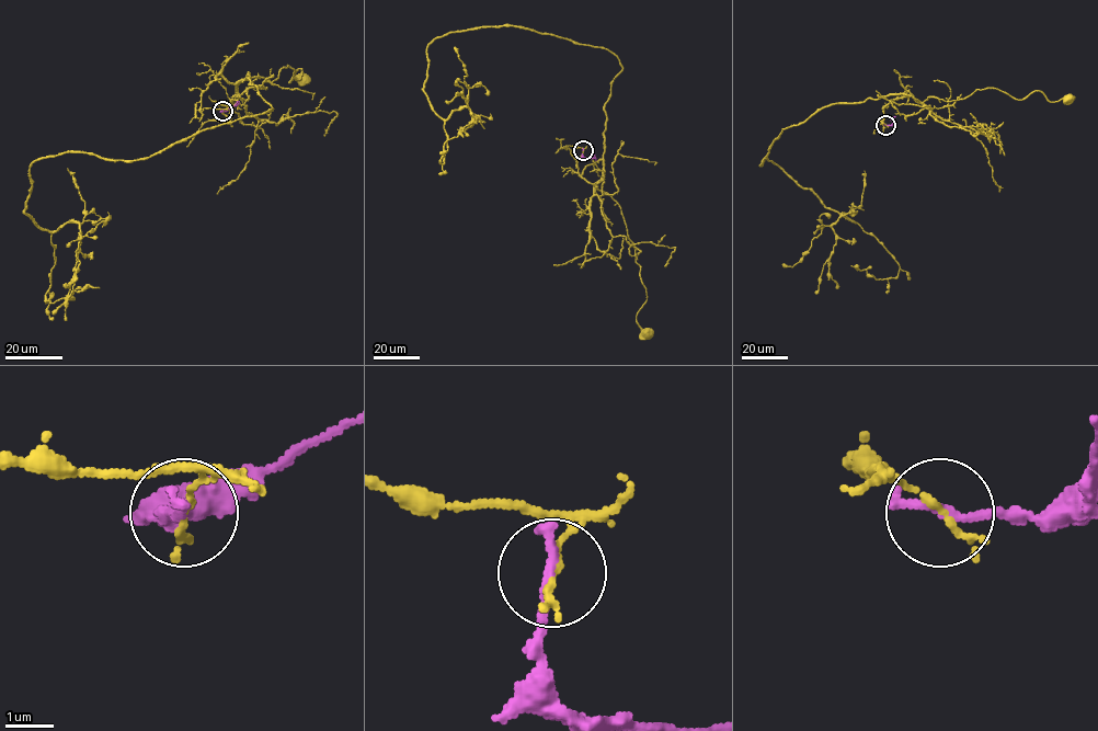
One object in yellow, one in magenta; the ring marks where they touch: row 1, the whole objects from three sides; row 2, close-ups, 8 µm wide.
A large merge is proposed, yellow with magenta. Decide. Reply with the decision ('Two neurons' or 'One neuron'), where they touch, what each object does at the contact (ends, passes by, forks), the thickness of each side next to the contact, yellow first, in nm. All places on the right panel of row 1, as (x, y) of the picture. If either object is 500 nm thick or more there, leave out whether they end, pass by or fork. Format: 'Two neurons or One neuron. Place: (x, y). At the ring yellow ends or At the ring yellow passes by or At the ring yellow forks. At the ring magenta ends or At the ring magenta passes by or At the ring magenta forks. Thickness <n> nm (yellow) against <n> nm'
Two neurons. Place: (885, 125). At the ring yellow ends. At the ring magenta ends. Thickness 160 nm (yellow) against 240 nm

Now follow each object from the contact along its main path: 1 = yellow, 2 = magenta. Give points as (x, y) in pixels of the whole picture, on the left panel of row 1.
1: (224, 112), (201, 109), (219, 75), (271, 81), (287, 65), (296, 79), (301, 69), (289, 82), (304, 79)
2: (224, 112), (238, 101)

